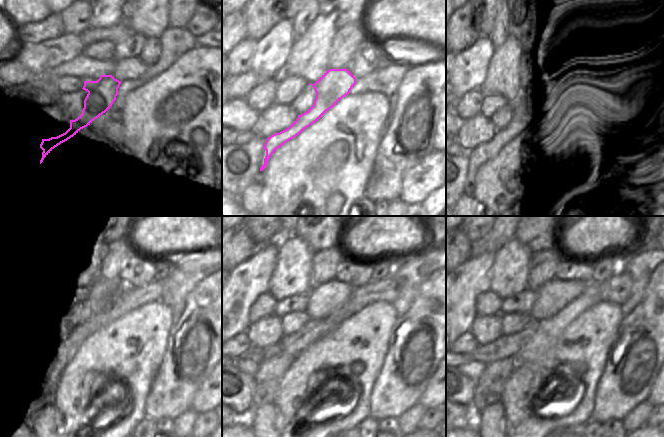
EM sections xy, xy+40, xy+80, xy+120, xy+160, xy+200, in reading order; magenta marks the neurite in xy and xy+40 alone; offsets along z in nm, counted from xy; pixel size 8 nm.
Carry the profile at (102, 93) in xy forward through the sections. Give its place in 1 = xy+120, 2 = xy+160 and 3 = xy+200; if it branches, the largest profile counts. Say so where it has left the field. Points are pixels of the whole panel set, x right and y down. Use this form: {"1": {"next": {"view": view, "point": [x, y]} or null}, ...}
{"1": {"next": {"view": "xy+120", "point": [130, 299]}}, "2": {"next": {"view": "xy+160", "point": [266, 384]}}, "3": {"next": {"view": "xy+200", "point": [489, 387]}}}

